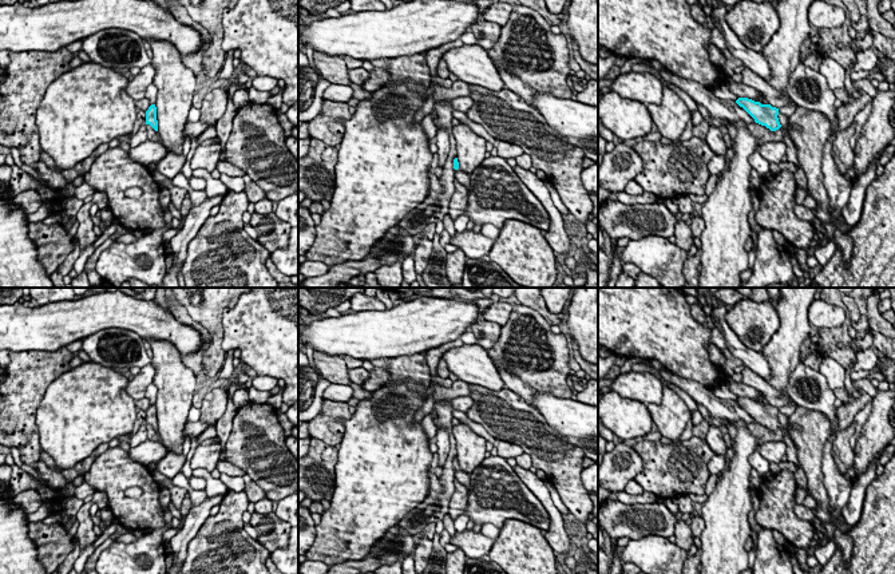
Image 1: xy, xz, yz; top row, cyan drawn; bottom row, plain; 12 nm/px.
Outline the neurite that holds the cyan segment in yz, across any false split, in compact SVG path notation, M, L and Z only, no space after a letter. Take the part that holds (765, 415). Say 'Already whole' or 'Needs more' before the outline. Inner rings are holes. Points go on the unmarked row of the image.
Needs more. M738 397L736 403L742 407L756 423L765 425L771 431L776 431L780 427L787 428L789 424L789 419L771 404L761 404L748 397Z

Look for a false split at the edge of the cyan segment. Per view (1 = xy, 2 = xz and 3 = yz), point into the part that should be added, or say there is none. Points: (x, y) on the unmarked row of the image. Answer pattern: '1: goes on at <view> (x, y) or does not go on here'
1: does not go on here
2: goes on at xz (462, 476)
3: goes on at yz (783, 419)

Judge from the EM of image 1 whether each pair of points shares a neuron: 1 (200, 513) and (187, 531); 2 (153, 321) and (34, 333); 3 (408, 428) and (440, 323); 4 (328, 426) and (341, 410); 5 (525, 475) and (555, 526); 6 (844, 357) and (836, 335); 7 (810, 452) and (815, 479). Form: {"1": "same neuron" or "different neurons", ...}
{"1": "same neuron", "2": "same neuron", "3": "different neurons", "4": "same neuron", "5": "same neuron", "6": "same neuron", "7": "same neuron"}

